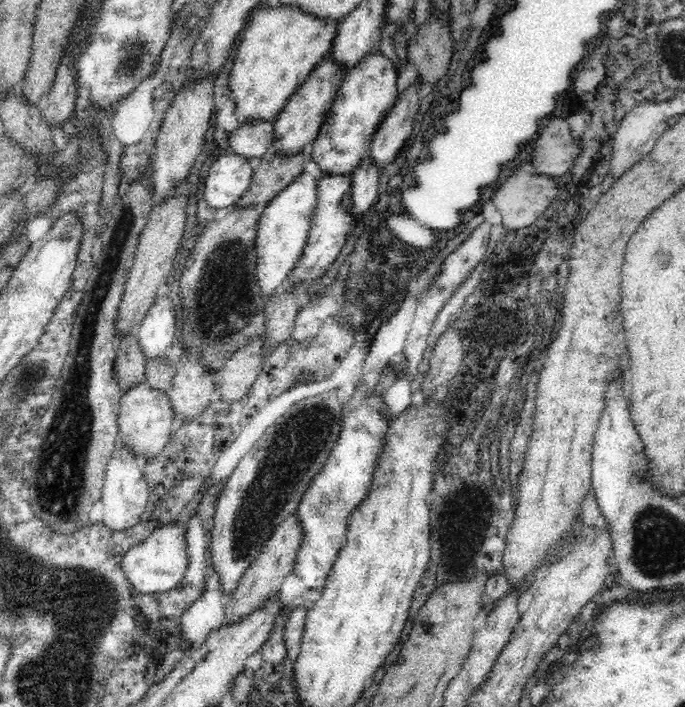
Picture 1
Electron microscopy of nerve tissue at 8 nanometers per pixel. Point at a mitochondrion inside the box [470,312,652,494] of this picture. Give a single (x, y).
(635, 464)

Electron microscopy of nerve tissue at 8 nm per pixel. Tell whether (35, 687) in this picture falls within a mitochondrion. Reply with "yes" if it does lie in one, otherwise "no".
yes

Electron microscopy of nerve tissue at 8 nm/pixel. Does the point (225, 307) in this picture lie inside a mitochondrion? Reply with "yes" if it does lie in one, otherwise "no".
yes

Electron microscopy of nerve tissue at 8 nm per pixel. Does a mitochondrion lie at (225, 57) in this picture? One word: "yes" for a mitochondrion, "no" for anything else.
no

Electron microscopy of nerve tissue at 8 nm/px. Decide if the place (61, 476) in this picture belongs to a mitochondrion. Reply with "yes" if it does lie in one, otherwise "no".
yes

